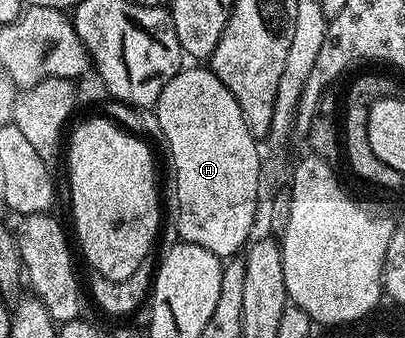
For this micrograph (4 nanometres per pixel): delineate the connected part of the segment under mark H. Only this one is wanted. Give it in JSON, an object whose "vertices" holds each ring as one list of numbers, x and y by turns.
{"vertices":[[209,68,203,70,179,70,164,92,160,92,156,103,158,126,166,137,166,146,170,149,170,162,174,165,174,194,178,197,178,230,176,234,181,241,200,244,208,248,223,260,230,260,234,254,251,241,254,230,254,217,258,214,258,182,263,181,262,163,258,158,259,139,248,128,240,104,228,92,228,88]]}

